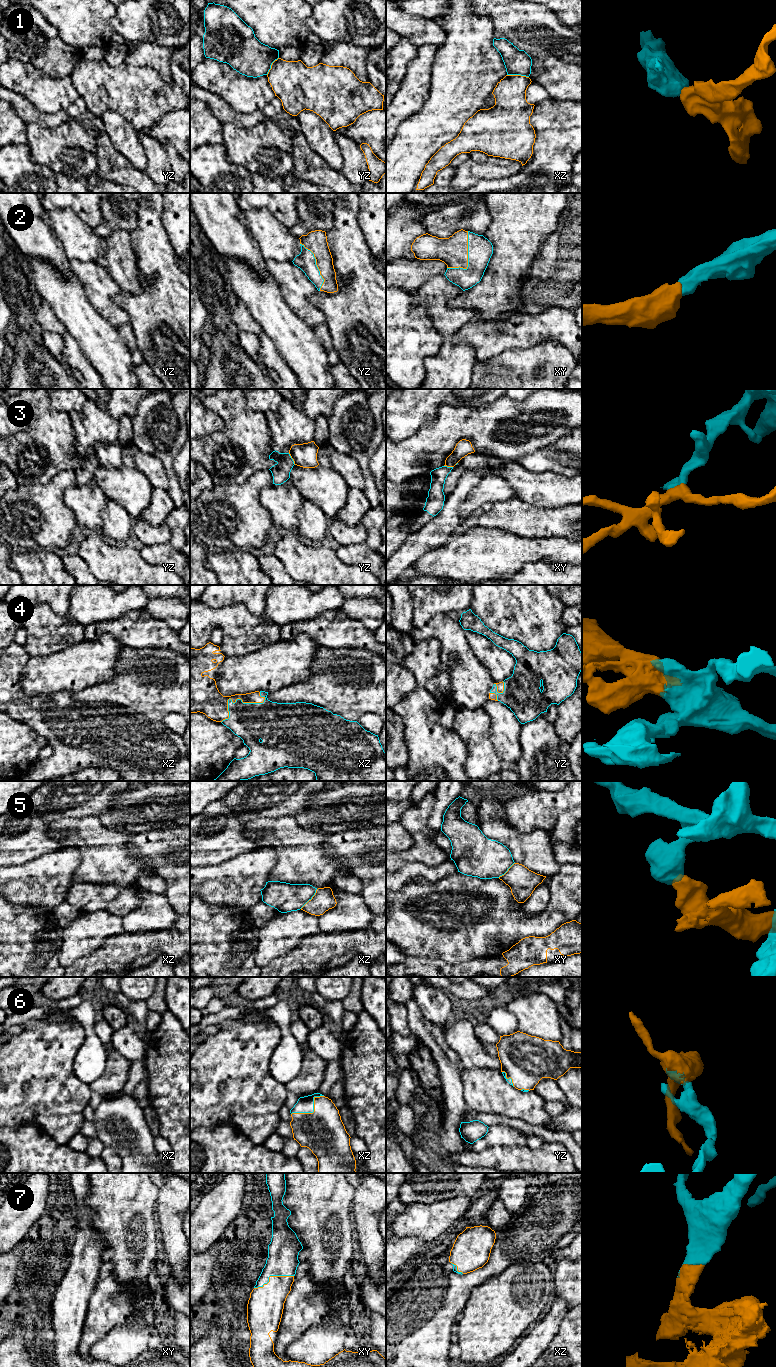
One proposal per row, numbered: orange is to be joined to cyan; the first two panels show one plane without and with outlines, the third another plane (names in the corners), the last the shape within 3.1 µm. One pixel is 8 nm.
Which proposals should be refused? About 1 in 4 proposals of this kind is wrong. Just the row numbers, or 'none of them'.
1, 5

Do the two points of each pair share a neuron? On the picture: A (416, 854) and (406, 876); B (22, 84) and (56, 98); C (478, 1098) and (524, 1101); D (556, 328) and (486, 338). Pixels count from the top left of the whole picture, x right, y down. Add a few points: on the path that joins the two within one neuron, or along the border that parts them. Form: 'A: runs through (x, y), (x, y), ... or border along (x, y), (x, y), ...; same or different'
A: border along (416, 861), (410, 861), (396, 871); different
B: runs through (30, 84), (48, 94); same
C: runs through (489, 1098), (502, 1098), (507, 1101), (513, 1101); same
D: runs through (539, 328), (517, 330), (508, 335), (503, 335); same

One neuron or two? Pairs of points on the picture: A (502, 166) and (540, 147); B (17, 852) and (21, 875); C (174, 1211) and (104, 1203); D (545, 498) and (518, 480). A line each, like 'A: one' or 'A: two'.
A: two
B: two
C: two
D: one

